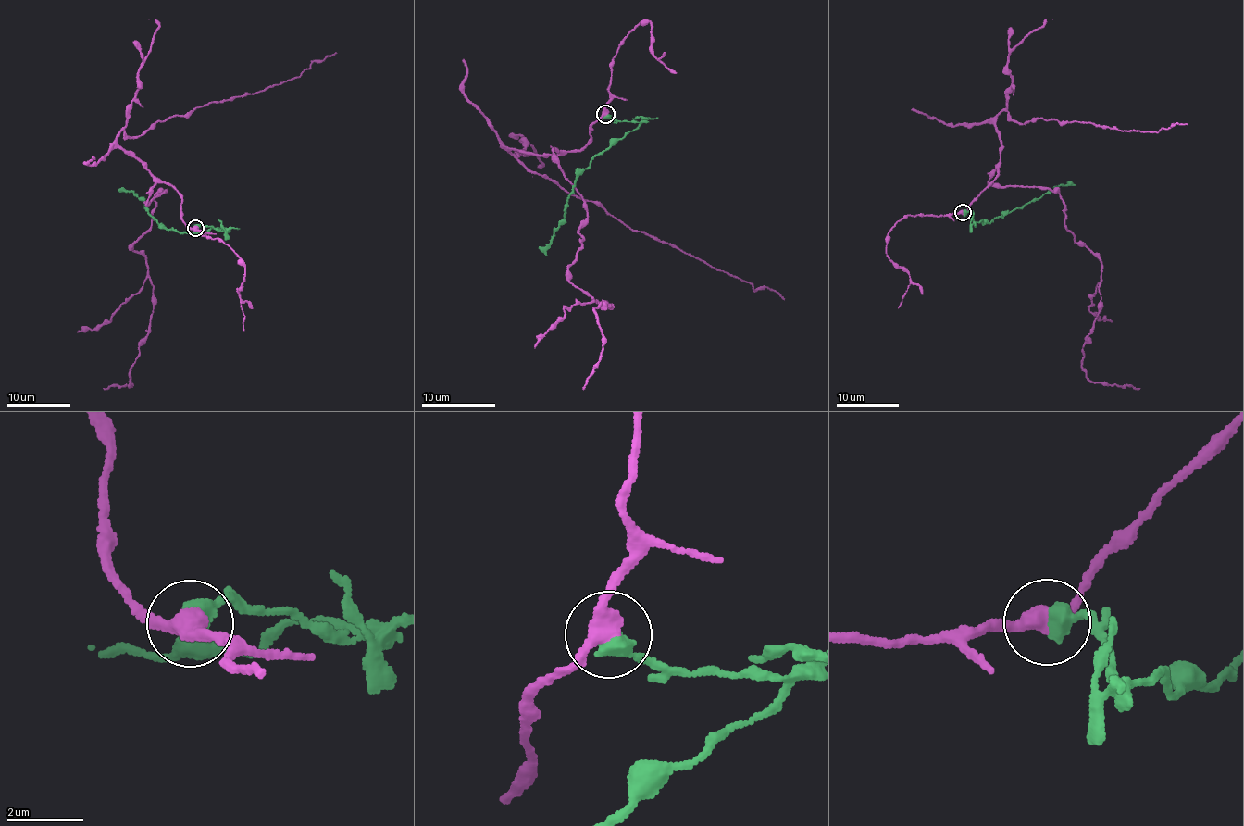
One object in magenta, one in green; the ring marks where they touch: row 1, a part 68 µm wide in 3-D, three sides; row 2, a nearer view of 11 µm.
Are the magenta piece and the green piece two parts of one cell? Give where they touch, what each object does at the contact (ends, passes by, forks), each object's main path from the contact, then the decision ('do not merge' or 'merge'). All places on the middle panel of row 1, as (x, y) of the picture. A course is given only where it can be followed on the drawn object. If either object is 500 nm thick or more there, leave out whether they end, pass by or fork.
(605, 114) | magenta via (605, 114), (589, 143), (553, 151), (587, 216), (568, 280), (611, 308), (595, 309), (603, 352), (583, 389) | green via (605, 114), (614, 118), (637, 121), (639, 125), (606, 148), (576, 180), (562, 225), (553, 233), (544, 255) | do not merge

